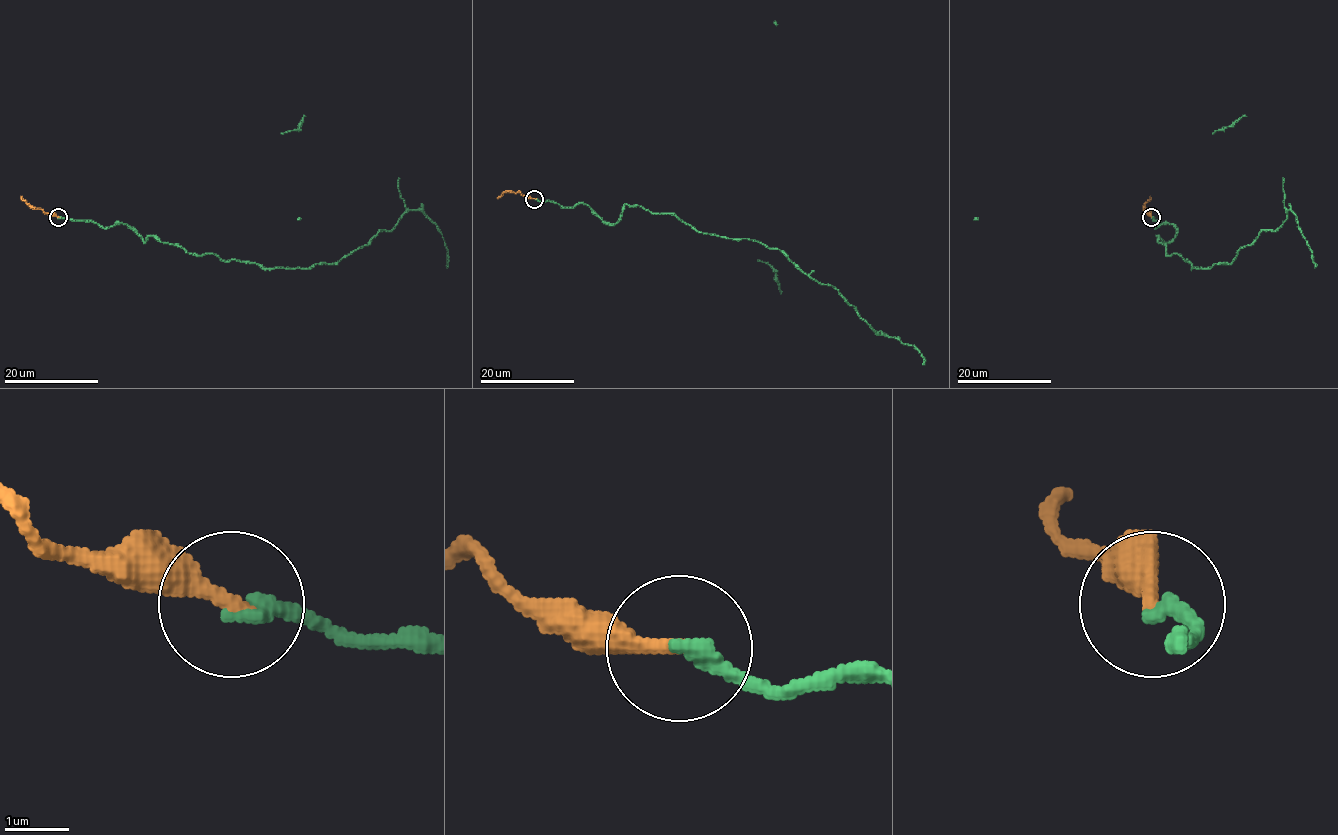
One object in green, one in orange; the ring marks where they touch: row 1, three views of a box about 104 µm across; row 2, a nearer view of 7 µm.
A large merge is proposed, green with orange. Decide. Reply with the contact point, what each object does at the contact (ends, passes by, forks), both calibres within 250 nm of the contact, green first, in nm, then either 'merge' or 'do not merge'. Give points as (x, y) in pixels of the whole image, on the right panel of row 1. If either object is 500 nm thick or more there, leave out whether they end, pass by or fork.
(1151, 217) | green ends | orange ends | 240/300 nm | merge

